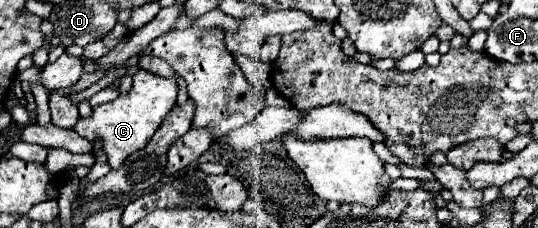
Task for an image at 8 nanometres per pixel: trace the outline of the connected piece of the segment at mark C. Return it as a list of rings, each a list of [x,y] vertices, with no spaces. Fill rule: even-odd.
[[[138,70],[134,74],[134,84],[128,94],[120,94],[112,102],[94,106],[90,118],[78,118],[74,132],[90,140],[92,144],[100,140],[108,166],[116,170],[132,152],[146,146],[150,136],[156,132],[158,124],[162,124],[162,118],[166,116],[166,112],[174,108],[176,94],[178,94],[178,84],[174,78],[162,78],[146,70]]]

